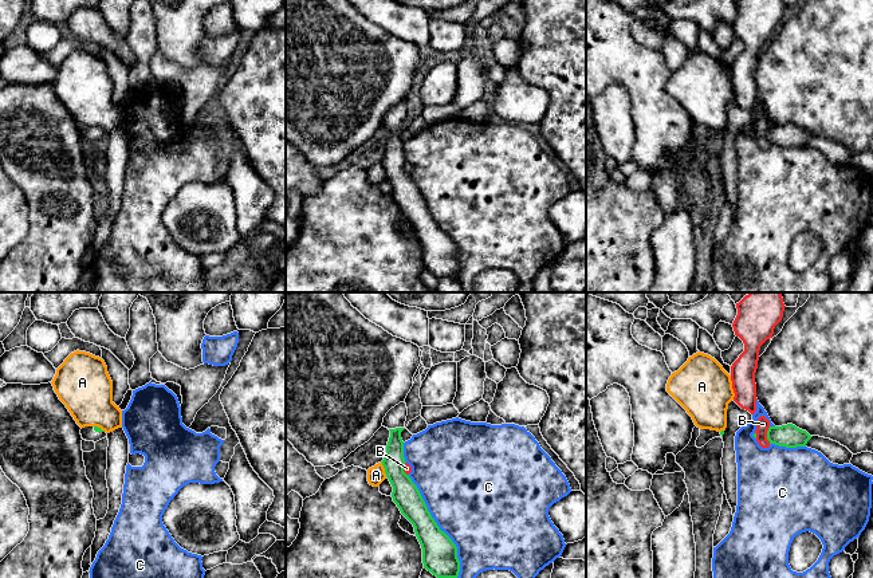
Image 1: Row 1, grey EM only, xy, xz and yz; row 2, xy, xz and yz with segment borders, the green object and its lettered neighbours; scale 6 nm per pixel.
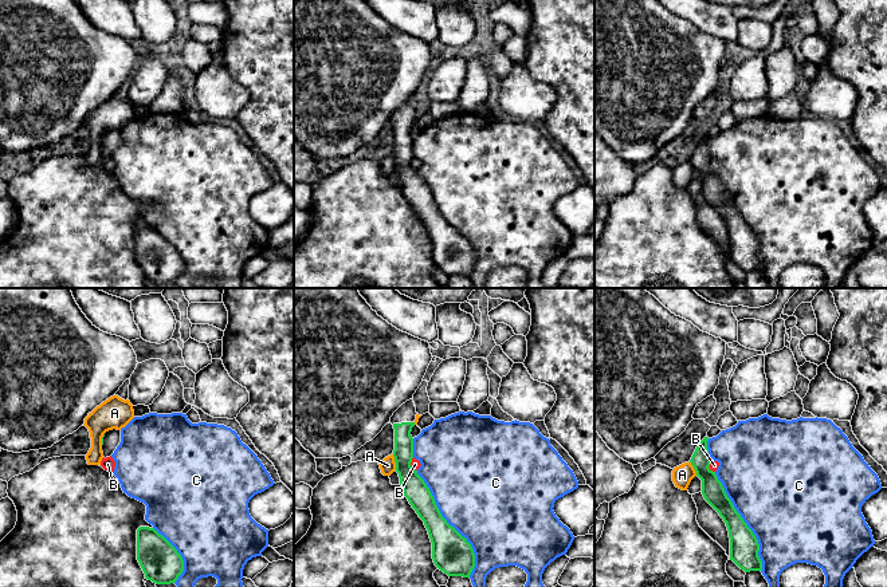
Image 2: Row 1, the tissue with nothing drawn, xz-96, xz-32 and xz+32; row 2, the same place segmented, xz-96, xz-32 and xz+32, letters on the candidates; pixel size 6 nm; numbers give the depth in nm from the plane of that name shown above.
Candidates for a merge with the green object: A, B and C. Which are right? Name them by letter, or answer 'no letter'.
no letter

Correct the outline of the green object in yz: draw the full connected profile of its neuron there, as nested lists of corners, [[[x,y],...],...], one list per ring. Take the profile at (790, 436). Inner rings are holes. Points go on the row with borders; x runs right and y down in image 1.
[[[793,424],[770,426],[767,430],[767,440],[770,444],[786,448],[806,447],[811,437],[813,436],[810,436],[806,430],[802,430]]]

